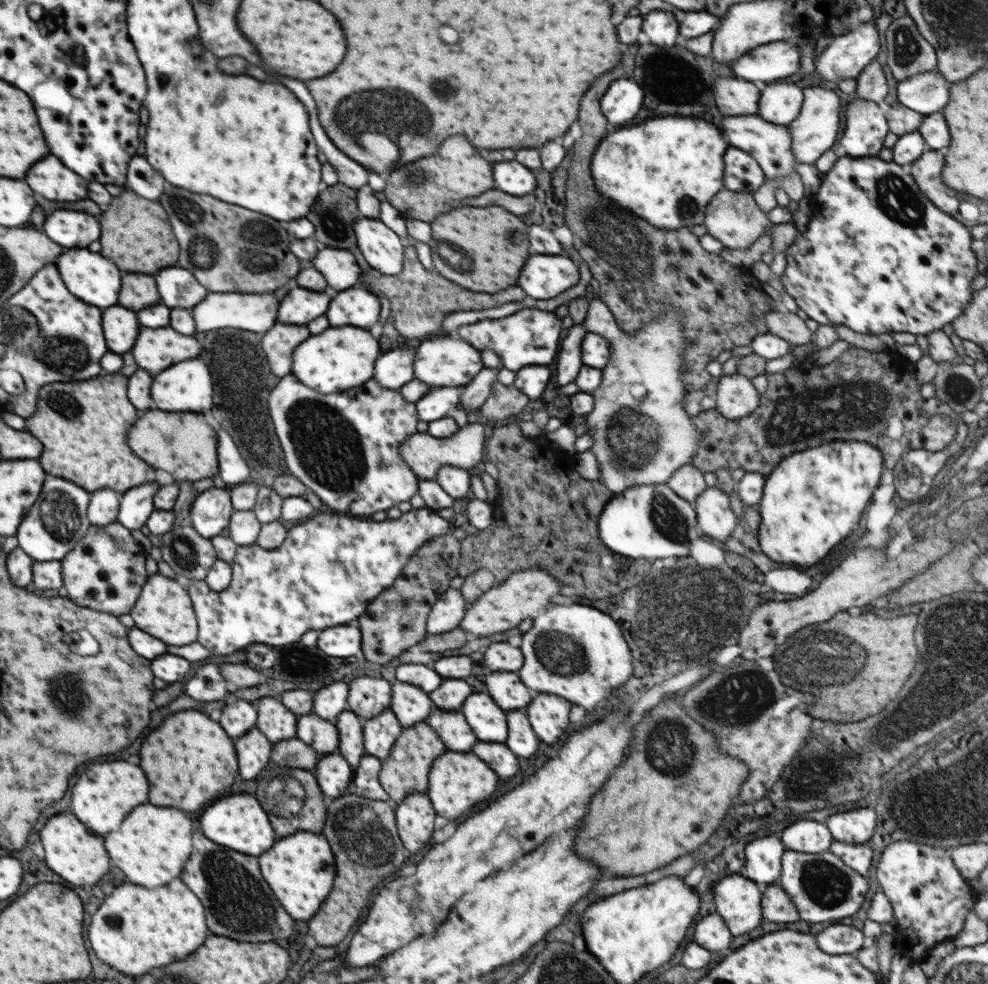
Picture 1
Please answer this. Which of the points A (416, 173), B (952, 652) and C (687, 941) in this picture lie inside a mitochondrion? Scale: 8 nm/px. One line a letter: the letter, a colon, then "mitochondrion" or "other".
A: mitochondrion
B: mitochondrion
C: other

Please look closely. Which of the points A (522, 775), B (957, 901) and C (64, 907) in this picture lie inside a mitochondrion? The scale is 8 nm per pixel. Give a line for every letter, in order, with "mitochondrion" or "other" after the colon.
A: other
B: other
C: other

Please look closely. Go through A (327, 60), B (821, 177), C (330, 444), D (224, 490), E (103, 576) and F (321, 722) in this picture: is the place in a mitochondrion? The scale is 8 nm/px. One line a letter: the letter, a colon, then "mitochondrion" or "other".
A: other
B: other
C: mitochondrion
D: other
E: other
F: other

